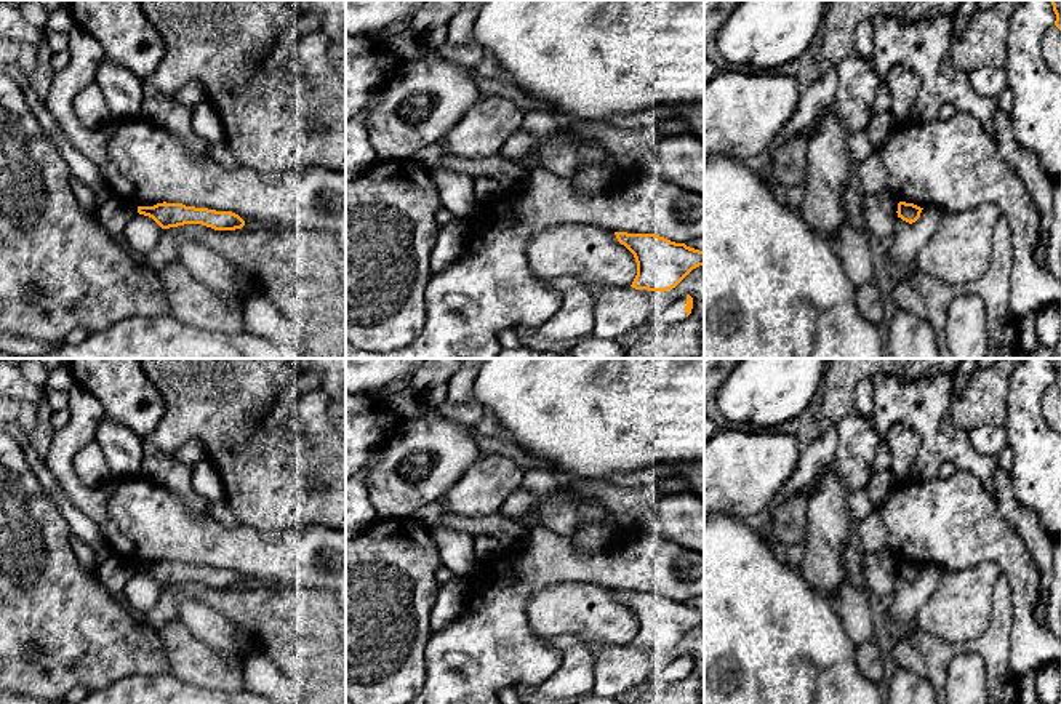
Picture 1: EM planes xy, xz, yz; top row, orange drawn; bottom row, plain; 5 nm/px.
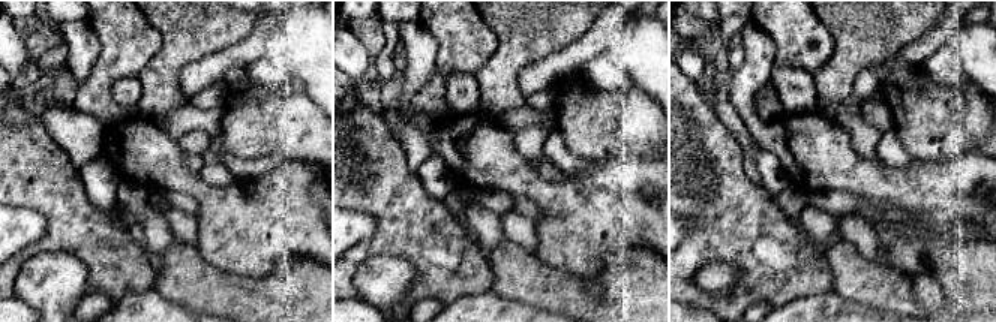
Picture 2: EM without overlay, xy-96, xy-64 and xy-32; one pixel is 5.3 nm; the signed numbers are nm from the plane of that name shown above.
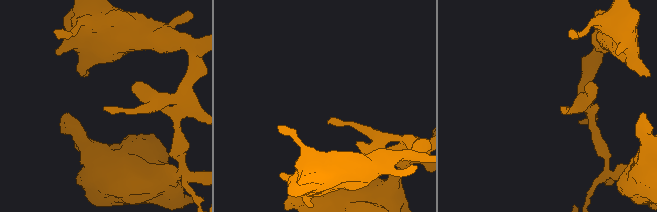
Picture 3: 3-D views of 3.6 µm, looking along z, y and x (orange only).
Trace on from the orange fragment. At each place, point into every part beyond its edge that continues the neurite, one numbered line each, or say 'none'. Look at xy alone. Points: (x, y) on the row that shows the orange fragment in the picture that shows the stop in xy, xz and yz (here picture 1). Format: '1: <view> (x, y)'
none

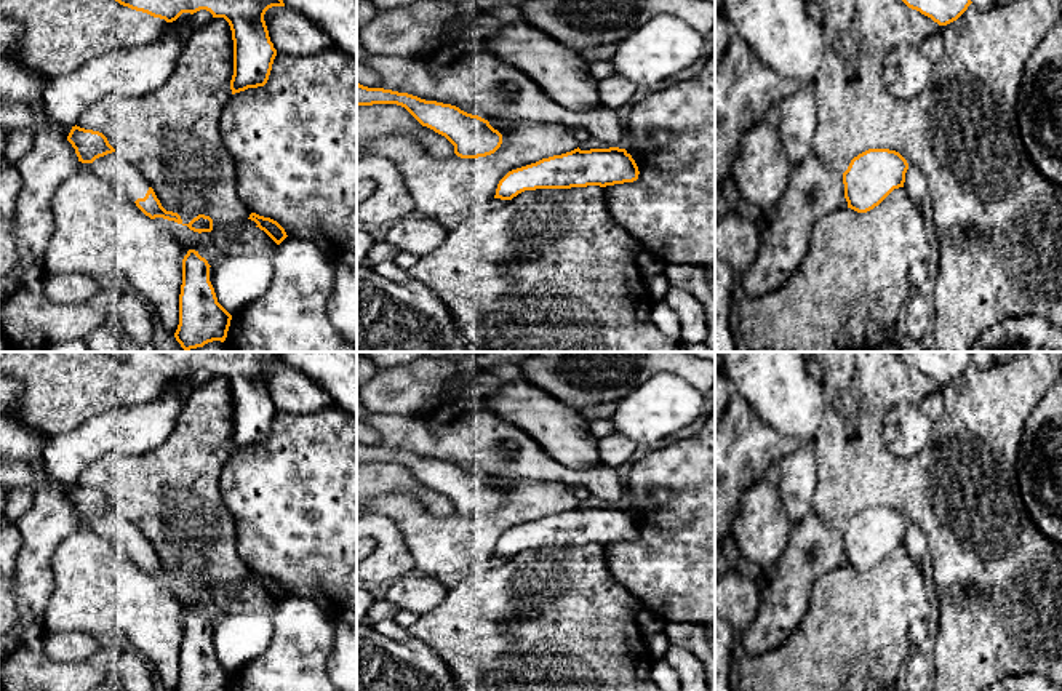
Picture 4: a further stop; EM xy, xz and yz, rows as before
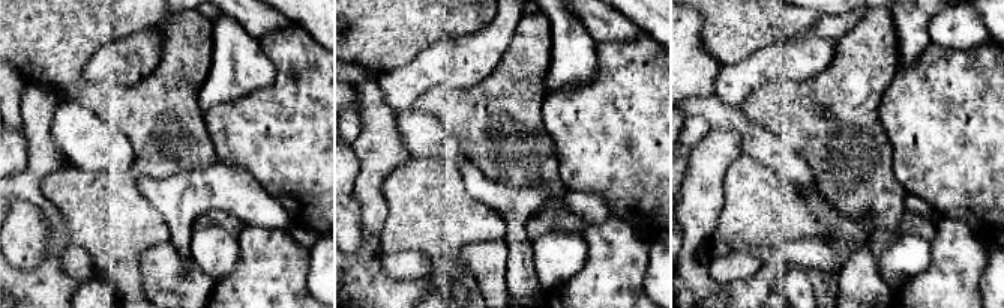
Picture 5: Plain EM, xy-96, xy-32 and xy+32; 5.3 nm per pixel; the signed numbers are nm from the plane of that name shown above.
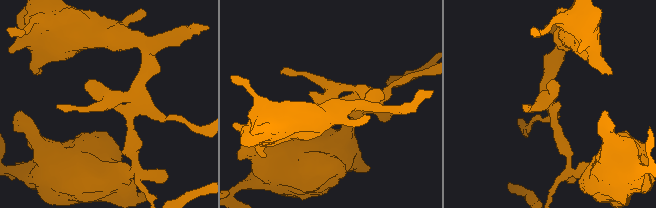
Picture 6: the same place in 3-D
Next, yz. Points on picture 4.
1: yz (915, 184)

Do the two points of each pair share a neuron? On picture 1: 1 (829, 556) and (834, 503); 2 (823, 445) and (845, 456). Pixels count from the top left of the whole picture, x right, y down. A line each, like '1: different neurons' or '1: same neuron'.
1: same neuron
2: different neurons

